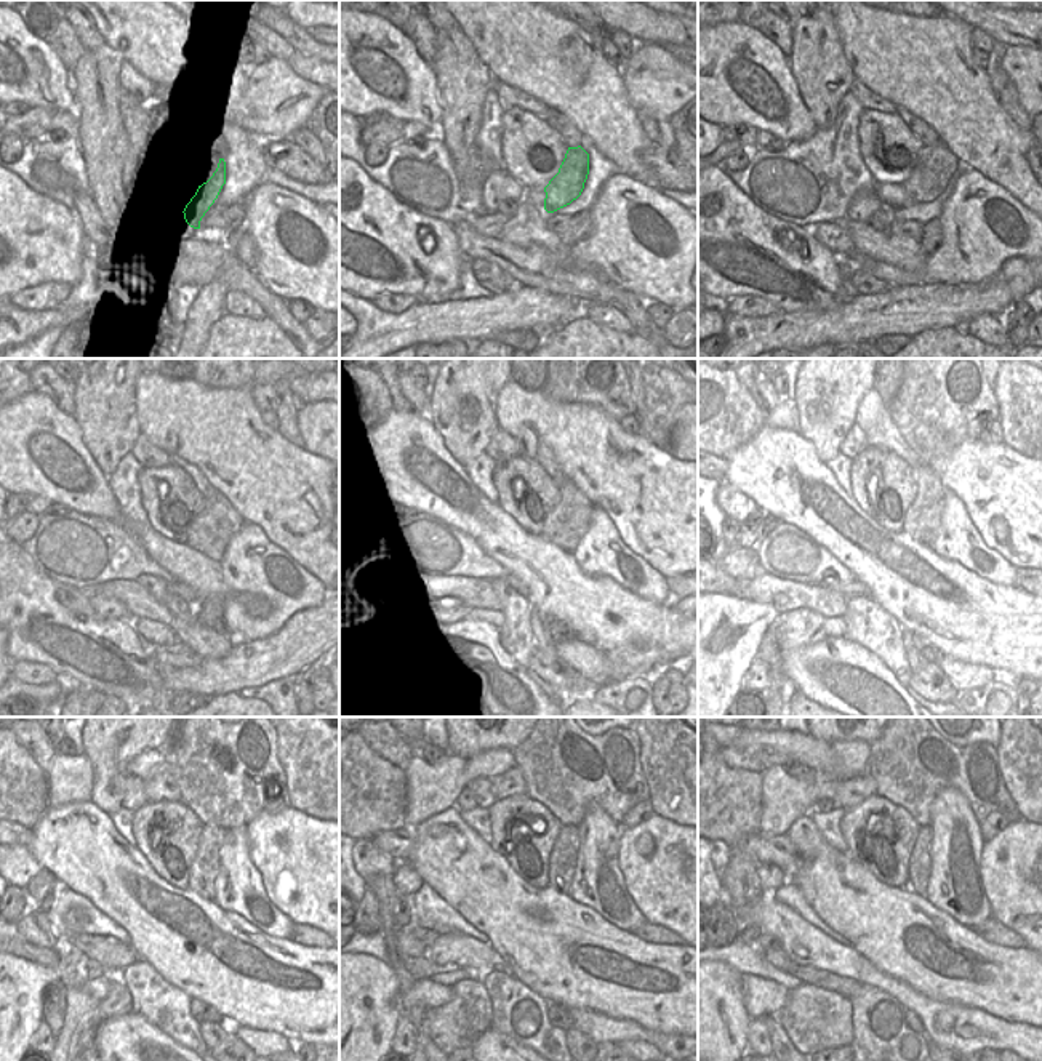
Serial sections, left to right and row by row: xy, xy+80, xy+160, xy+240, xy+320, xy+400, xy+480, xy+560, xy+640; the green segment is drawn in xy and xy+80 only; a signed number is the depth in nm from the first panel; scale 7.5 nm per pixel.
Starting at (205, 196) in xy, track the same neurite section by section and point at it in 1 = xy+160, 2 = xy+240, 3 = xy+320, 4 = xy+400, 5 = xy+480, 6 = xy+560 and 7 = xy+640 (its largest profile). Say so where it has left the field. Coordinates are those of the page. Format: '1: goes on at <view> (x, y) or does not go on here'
1: goes on at xy+160 (935, 165)
2: goes on at xy+240 (210, 530)
3: goes on at xy+320 (565, 525)
4: goes on at xy+400 (922, 519)
5: goes on at xy+480 (204, 871)
6: goes on at xy+560 (562, 861)
7: goes on at xy+640 (919, 861)

